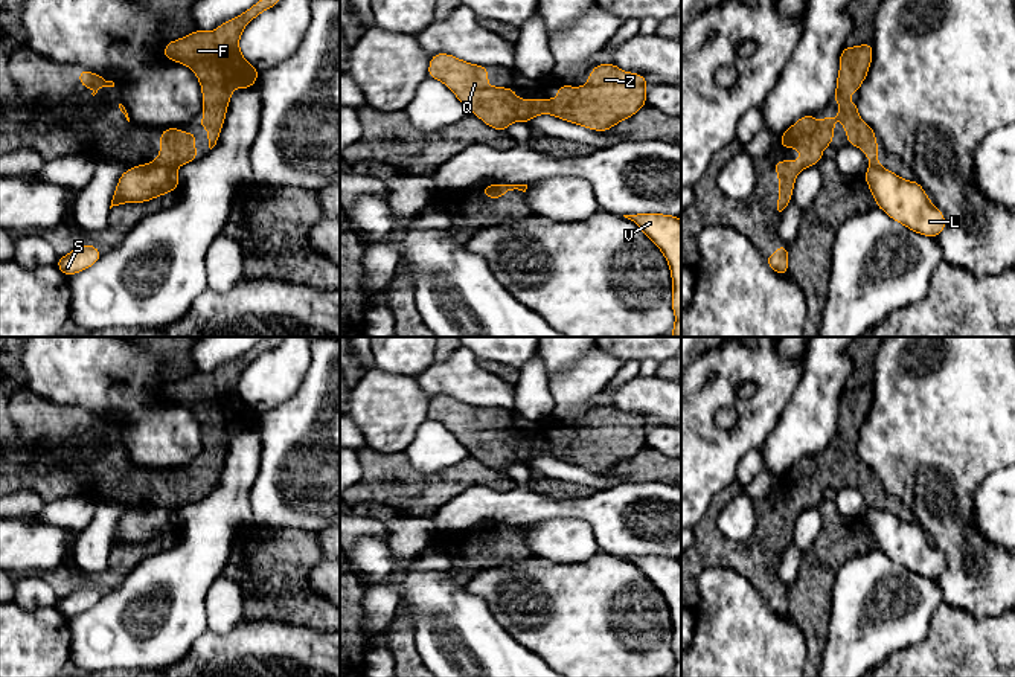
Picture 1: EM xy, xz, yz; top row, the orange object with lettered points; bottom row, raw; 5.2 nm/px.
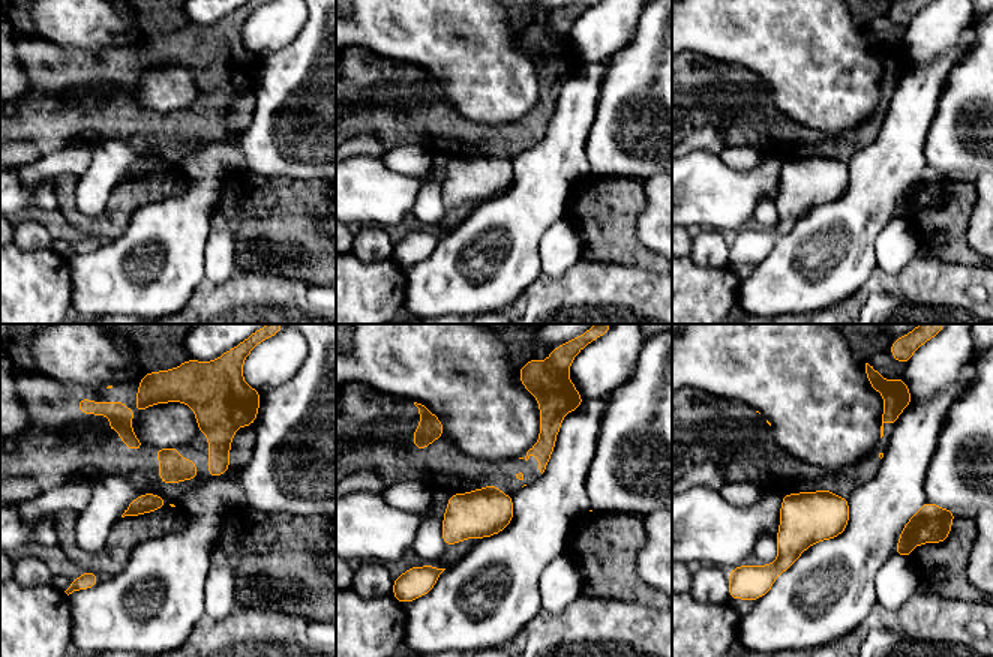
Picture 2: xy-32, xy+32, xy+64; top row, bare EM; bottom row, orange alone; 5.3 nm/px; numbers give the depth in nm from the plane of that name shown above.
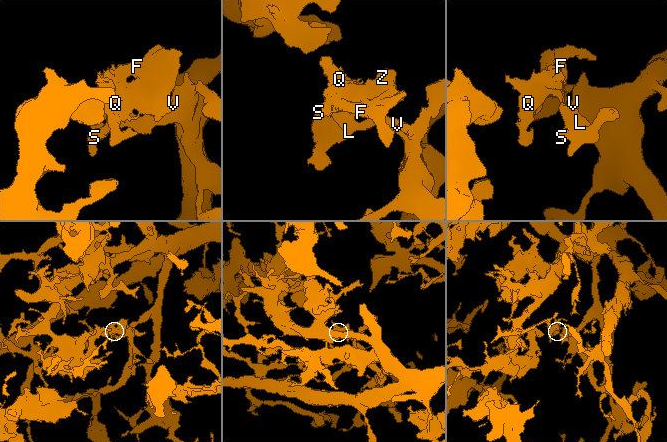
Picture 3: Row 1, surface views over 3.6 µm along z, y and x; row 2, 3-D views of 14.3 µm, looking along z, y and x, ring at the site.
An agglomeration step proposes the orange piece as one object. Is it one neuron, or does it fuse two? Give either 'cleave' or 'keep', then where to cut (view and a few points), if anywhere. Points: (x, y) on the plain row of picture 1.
cleave; cut xy (157, 500), (171, 510)

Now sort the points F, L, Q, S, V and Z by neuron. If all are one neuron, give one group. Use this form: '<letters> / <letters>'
F Q Z / L S V

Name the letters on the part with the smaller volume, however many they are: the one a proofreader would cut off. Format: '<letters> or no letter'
F, Q, Z

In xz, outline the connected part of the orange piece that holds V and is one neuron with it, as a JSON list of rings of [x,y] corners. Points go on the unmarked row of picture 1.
[[[636,555],[623,558],[637,566],[668,601],[672,618],[671,647],[675,654],[672,677],[681,677],[681,561],[663,555]]]

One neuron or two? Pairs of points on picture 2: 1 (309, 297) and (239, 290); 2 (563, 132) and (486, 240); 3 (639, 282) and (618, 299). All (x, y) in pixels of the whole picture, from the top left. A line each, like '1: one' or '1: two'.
1: one
2: one
3: one

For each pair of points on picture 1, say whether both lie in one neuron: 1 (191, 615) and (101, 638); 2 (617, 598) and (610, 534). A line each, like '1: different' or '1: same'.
1: same
2: different

